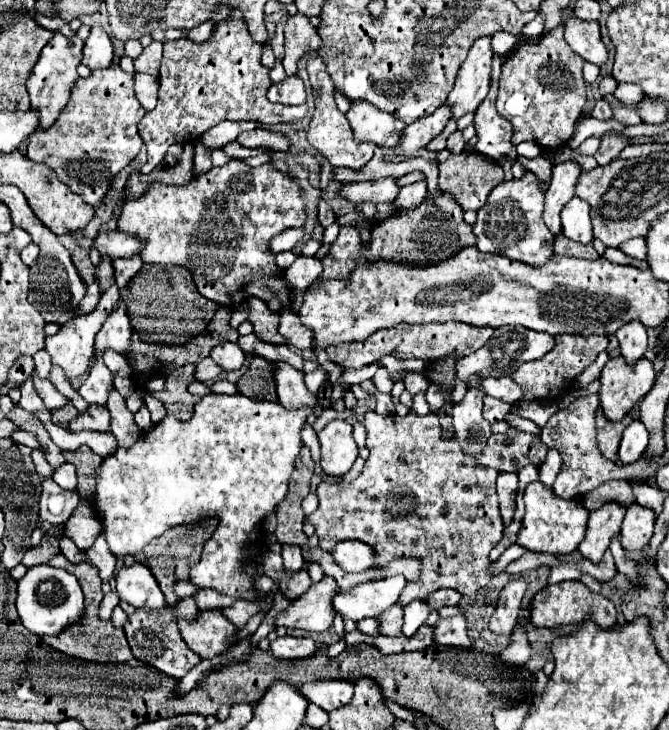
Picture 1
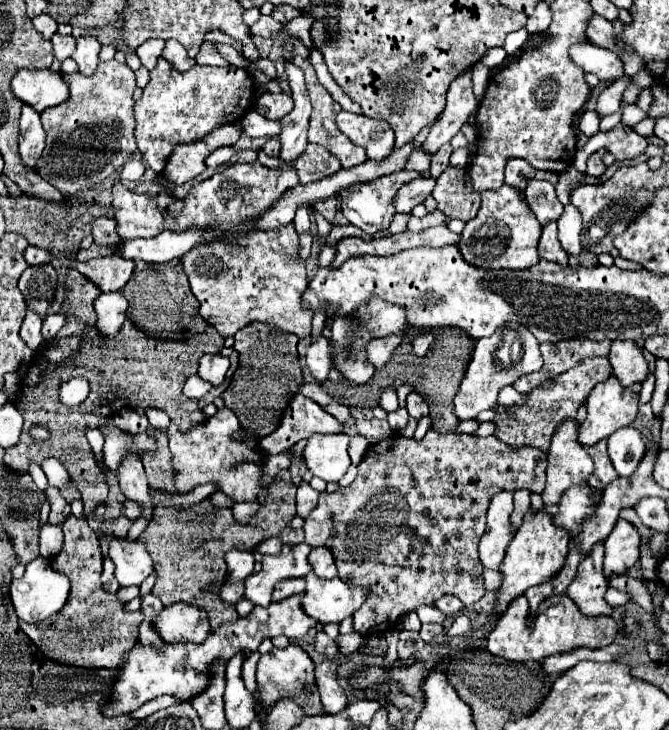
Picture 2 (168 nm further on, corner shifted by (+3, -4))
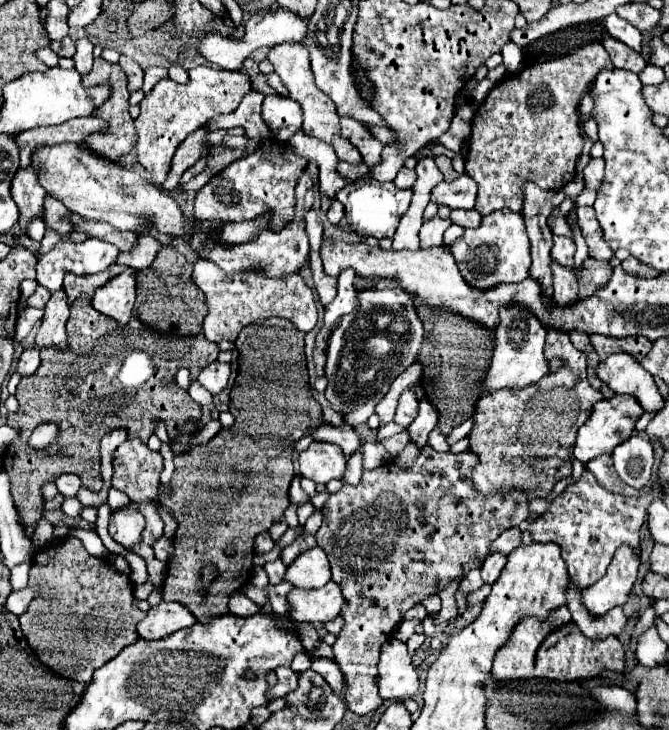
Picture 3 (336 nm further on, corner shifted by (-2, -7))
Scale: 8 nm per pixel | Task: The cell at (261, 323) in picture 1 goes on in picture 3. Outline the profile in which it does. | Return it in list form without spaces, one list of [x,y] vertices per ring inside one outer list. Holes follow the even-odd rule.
[[[265,319],[253,325],[247,325],[235,347],[239,351],[239,375],[231,389],[229,411],[235,417],[235,425],[231,429],[221,429],[209,443],[197,445],[183,455],[175,455],[175,473],[171,483],[167,485],[169,495],[159,487],[159,505],[167,509],[179,523],[173,535],[175,555],[167,563],[167,579],[163,583],[163,601],[183,603],[199,623],[209,623],[211,619],[229,613],[227,601],[239,591],[251,575],[253,569],[253,541],[259,533],[269,531],[273,523],[277,523],[283,511],[289,507],[289,485],[295,475],[291,463],[289,445],[305,437],[305,433],[321,421],[321,405],[313,399],[305,353],[303,353],[305,335],[295,329],[285,319]],[[235,545],[235,553],[227,555],[225,547]],[[205,565],[215,565],[217,577],[207,587],[205,593],[199,591],[201,569]]]

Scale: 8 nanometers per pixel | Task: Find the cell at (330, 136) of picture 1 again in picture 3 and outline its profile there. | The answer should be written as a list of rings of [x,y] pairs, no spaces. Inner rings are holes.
[[[283,43],[283,45],[275,45],[271,51],[269,51],[269,57],[267,57],[273,67],[275,67],[275,73],[281,77],[283,85],[289,89],[289,97],[299,101],[301,109],[303,109],[303,129],[307,135],[311,137],[317,137],[329,145],[333,145],[339,161],[347,161],[351,165],[361,165],[361,155],[357,153],[357,149],[345,141],[341,137],[341,127],[339,127],[339,115],[335,111],[335,105],[333,101],[315,85],[315,77],[311,73],[311,65],[309,65],[309,53],[305,51],[305,47],[301,43]]]

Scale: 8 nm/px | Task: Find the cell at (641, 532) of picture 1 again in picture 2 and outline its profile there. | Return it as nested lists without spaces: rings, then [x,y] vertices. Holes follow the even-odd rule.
[[[618,518],[612,534],[604,542],[604,548],[606,548],[604,576],[606,576],[606,580],[610,580],[612,576],[626,574],[628,568],[632,568],[638,562],[638,558],[640,558],[638,544],[640,544],[638,530],[630,522]]]

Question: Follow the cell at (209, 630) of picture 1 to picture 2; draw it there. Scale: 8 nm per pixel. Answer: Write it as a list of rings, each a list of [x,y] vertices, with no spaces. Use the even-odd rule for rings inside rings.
[[[174,602],[170,606],[164,606],[164,610],[152,620],[152,626],[158,636],[168,642],[182,636],[192,642],[204,642],[204,638],[210,634],[206,612],[186,602]]]

